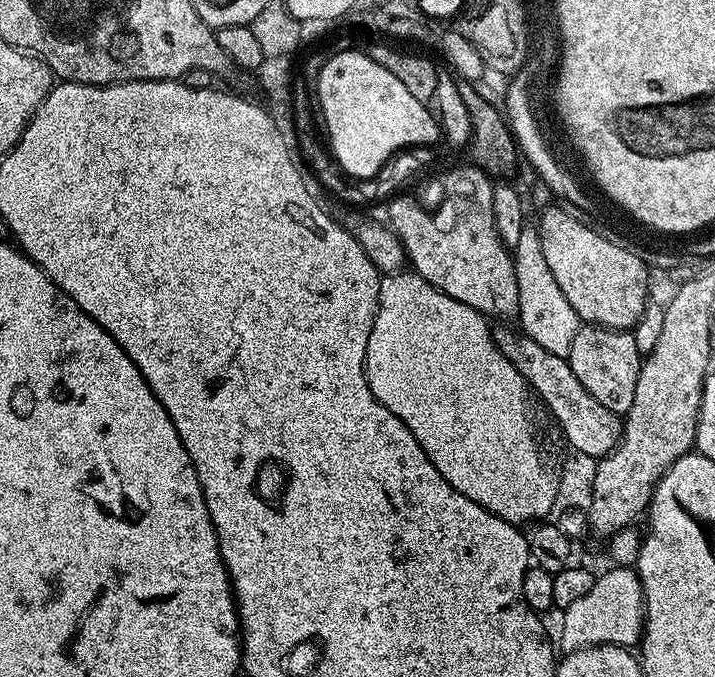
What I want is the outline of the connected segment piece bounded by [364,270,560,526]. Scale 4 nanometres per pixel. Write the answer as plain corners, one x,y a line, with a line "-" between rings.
401,270
391,274
381,275
380,297
376,299
376,317
374,326
370,330
370,342
366,346
366,358
364,359
364,374
368,378
368,385
374,394
376,401
382,406
386,406
397,416
401,422
407,426
414,434
414,438
422,446
422,450
430,458
430,462
450,482
450,486
455,492
466,494
478,506
482,506
495,516
501,516
506,522
517,526
524,526
527,520
543,521
550,514
550,506
554,503
554,498
558,497
560,477
557,469
551,468
544,461
544,452
540,449
540,440
536,437
536,424
532,421
532,408
528,405
528,394
530,388
525,380
499,352
499,348
492,337
492,328
489,321
480,313
475,312
470,306
450,298
444,292
439,292
430,282
426,282
411,270

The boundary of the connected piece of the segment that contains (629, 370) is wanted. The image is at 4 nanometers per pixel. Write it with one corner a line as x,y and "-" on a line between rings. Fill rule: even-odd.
585,323
577,330
567,361
575,377
595,401
602,402
603,406
617,414
625,414
630,410
642,361
631,331

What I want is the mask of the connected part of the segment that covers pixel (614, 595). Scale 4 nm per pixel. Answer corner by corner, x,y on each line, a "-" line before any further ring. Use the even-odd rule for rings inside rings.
633,567
610,568
595,577
592,590
586,596
563,611
560,644
565,653
604,644
632,648
643,637
644,607
639,576

